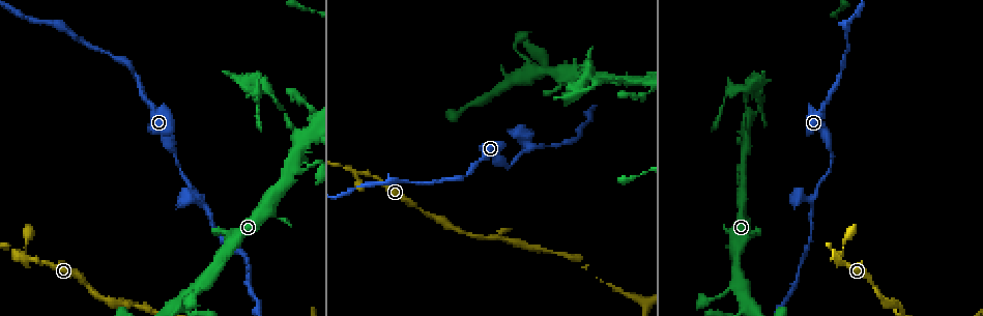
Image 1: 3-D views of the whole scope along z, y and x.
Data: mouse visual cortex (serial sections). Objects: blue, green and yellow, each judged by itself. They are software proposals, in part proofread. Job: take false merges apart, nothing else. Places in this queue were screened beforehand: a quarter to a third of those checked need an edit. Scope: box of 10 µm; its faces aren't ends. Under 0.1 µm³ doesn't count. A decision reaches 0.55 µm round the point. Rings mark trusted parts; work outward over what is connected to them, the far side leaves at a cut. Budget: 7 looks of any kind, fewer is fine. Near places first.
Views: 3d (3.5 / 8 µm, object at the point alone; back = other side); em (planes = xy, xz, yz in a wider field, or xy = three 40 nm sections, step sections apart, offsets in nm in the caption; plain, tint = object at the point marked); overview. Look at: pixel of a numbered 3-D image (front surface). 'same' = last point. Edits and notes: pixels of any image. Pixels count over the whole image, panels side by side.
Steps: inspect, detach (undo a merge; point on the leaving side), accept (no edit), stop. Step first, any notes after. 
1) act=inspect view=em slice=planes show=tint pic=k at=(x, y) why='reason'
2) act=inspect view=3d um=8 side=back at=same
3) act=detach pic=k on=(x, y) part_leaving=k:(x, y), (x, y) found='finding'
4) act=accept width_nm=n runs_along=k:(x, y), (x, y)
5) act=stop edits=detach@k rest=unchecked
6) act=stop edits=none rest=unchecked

act=inspect view=3d um=3.5 pic=1 at=(840, 255) why='sharp bend'

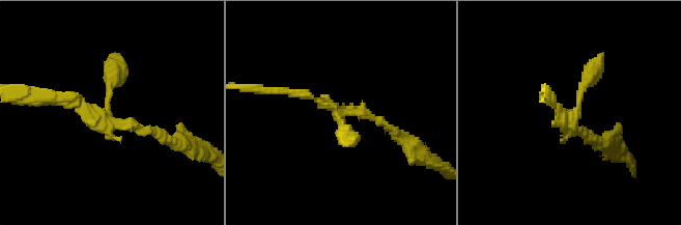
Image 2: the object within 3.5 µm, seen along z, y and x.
act=inspect view=em slice=planes show=tint pic=2 at=(340, 111) why='need the tissue'

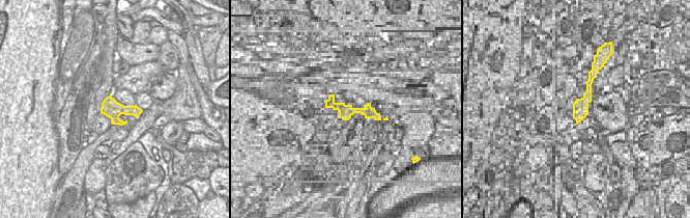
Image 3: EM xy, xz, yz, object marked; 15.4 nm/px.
act=accept width_nm=300 runs_along=2:(167, 139), (106, 120), (119, 60) found='one cell here'

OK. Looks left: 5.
act=inspect view=3d um=3.5 pic=1 at=(531, 150) why='abrupt turn'

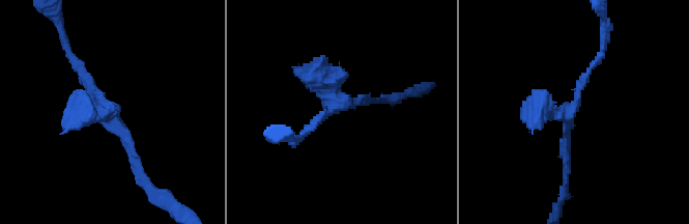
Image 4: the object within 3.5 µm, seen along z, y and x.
act=inspect view=em slice=xy step=5 show=tint pic=4 at=(105, 109)

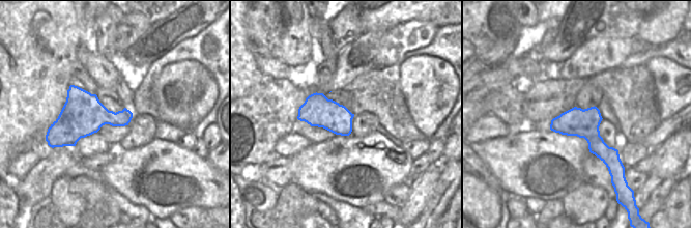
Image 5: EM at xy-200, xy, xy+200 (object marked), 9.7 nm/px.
act=accept runs_along=4:(72, 60), (126, 137), (136, 172) found='one cell here'

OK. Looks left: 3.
act=inspect view=3d um=3.5 pic=1 at=(178, 302) why='thin neck'

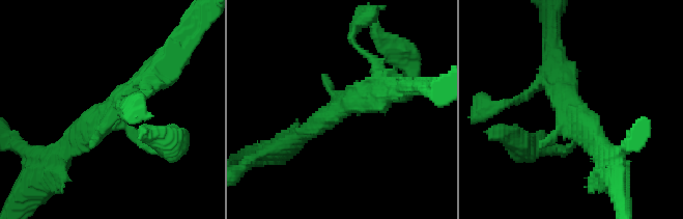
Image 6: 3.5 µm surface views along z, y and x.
act=inspect view=em slice=planes show=tint pic=6 at=(345, 105) why='now the EM'

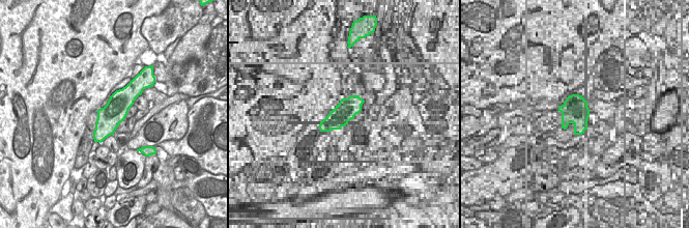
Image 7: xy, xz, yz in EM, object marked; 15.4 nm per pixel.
act=accept runs_along=6:(167, 58), (64, 147) found='all the same cell'

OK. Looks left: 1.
act=stop edits=none rest=unchecked

